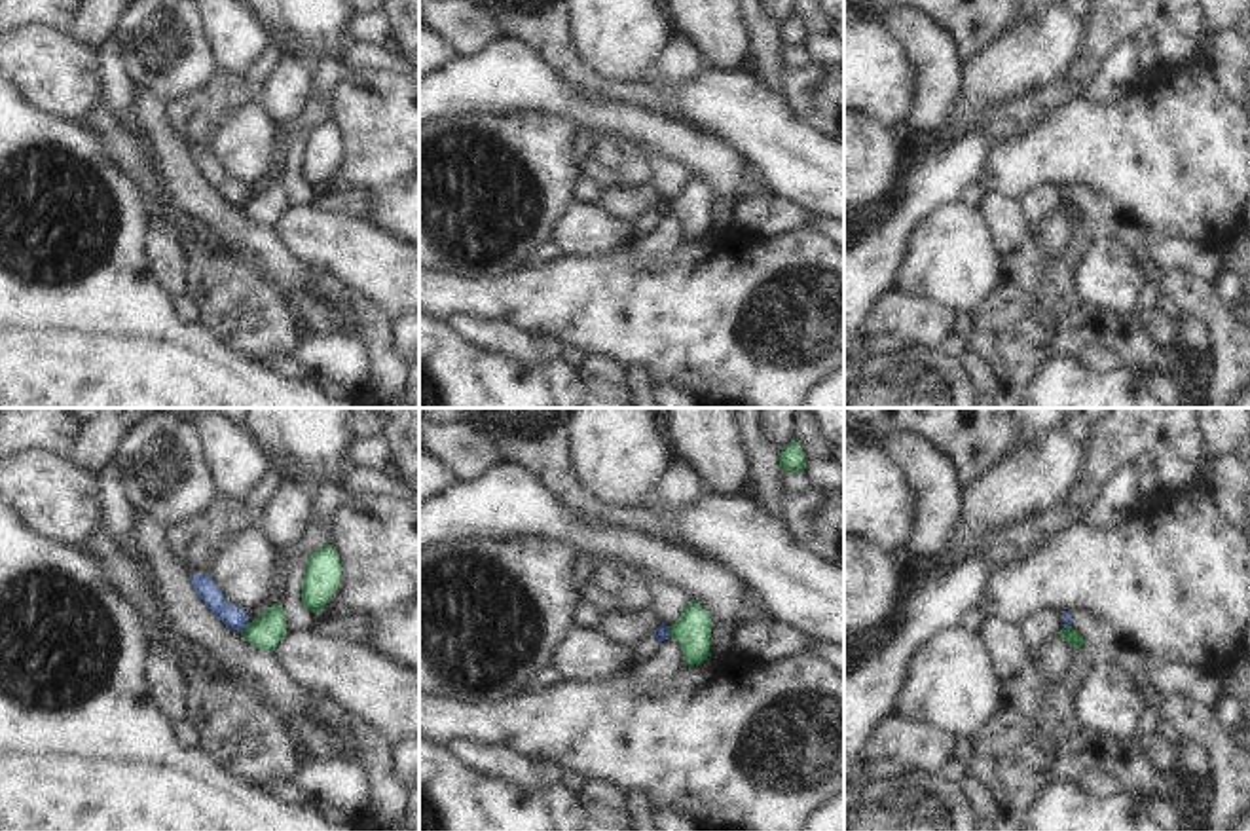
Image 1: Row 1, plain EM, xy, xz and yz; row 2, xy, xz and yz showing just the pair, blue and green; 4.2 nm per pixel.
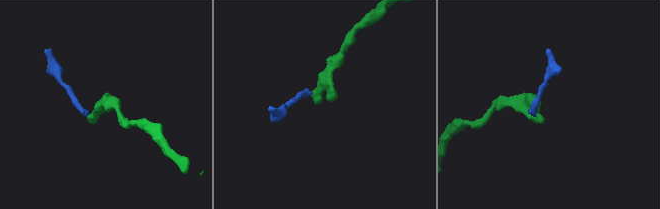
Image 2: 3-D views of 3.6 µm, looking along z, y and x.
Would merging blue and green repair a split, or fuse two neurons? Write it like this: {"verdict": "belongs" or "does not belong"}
{"verdict": "does not belong"}

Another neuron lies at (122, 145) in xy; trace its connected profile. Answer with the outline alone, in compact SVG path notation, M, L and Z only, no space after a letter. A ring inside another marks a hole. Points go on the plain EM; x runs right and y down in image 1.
M104 104L87 116L82 123L104 137L110 150L118 156L121 167L127 169L146 192L146 205L152 211L156 207L156 188L152 184L150 173L144 169L144 161L135 138L114 121Z

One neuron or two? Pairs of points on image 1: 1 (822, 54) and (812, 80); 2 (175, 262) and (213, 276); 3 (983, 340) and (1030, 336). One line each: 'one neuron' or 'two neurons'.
1: two neurons
2: two neurons
3: one neuron

